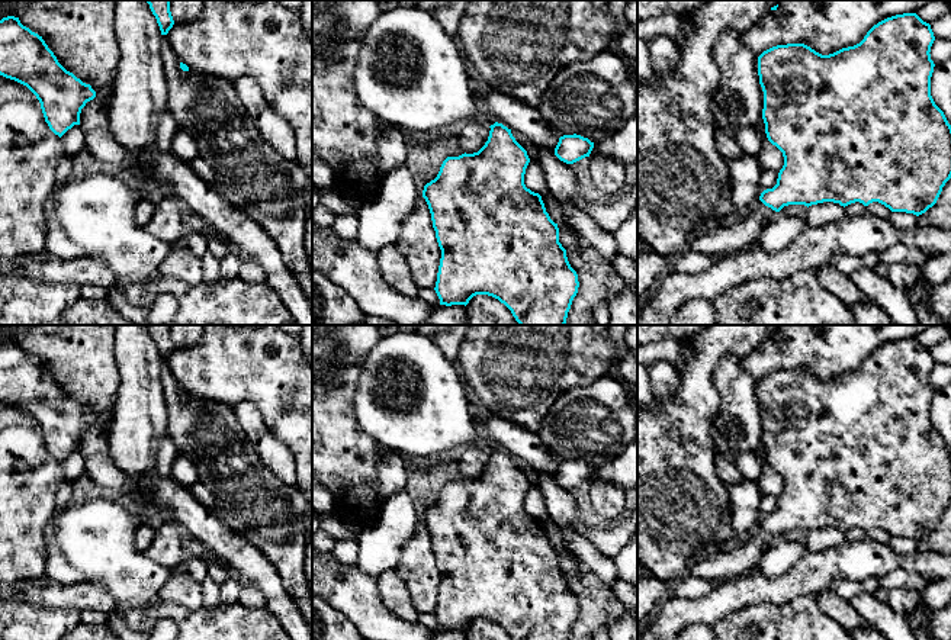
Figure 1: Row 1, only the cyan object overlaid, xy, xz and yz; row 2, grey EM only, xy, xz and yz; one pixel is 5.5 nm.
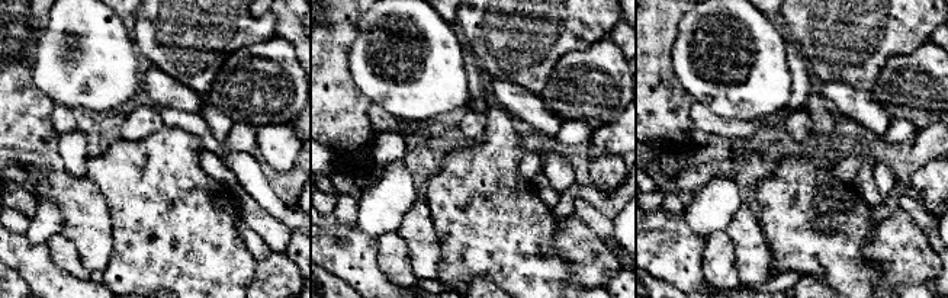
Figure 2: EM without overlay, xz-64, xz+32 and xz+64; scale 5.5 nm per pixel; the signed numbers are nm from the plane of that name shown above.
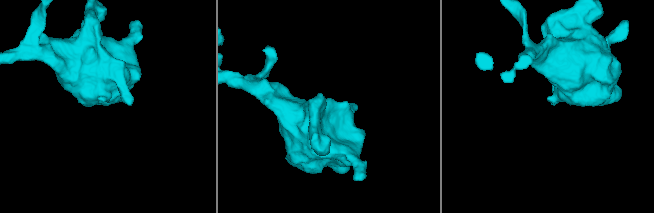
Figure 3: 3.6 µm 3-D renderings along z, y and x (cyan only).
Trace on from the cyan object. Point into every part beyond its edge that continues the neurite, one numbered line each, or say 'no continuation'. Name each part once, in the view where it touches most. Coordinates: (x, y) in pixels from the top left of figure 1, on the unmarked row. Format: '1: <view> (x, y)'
1: yz (741, 556)

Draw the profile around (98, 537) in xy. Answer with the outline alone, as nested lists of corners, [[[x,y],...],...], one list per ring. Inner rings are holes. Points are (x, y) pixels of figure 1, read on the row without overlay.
[[[71,499],[57,509],[55,541],[81,580],[97,583],[113,598],[113,612],[138,630],[160,589],[174,570],[158,565],[136,547],[139,517],[118,501]]]

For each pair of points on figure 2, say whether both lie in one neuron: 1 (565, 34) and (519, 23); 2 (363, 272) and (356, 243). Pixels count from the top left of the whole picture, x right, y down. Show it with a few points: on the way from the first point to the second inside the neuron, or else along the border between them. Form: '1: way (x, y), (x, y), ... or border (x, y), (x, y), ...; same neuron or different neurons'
1: way (553, 23), (530, 23); same neuron
2: way (357, 265), (356, 250); same neuron

